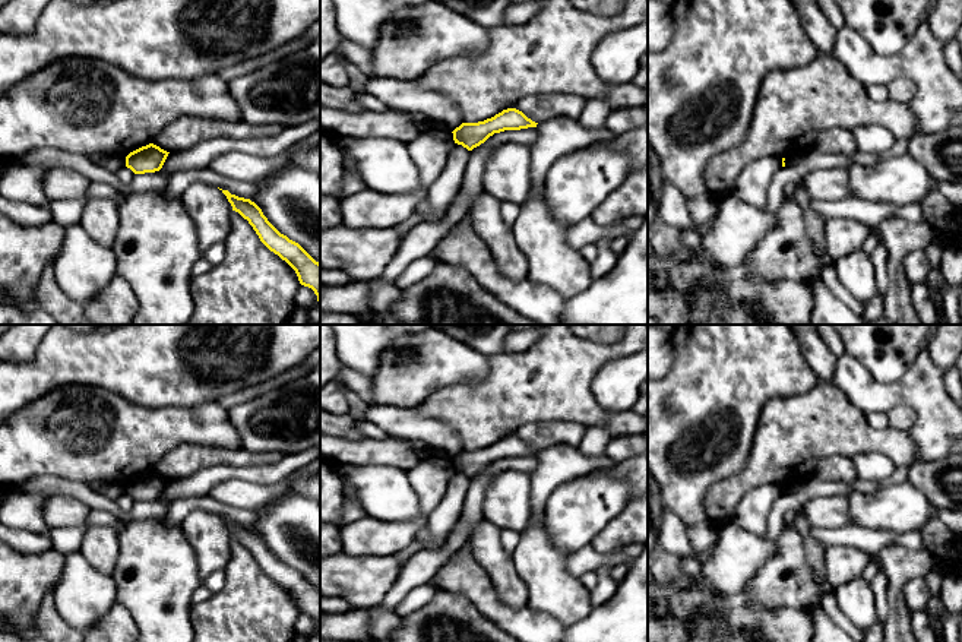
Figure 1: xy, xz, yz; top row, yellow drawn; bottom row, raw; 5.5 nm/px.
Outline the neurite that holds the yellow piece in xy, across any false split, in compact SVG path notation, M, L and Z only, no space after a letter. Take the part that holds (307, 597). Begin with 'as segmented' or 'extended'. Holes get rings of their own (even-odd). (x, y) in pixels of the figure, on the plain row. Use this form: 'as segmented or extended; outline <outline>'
as segmented; outline M222 518L232 538L238 540L253 554L260 569L297 601L301 613L308 614L320 627L320 591L316 589L298 570L281 562L263 543L262 537L250 526Z

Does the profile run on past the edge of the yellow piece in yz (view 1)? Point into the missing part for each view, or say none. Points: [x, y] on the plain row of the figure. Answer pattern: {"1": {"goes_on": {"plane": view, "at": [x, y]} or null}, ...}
{"1": {"goes_on": null}}

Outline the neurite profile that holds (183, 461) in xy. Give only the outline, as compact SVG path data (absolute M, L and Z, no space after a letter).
M180 445L165 453L154 467L154 472L167 480L187 478L200 469L230 465L230 467L256 467L275 464L282 458L279 452L247 452L241 449L212 447L209 445Z

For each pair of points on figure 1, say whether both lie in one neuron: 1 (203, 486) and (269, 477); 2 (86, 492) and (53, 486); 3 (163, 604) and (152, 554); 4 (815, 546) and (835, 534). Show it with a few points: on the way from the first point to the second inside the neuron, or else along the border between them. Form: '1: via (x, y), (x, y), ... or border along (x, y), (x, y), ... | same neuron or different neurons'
1: via (220, 473), (253, 474) | same neuron
2: via (78, 490), (62, 487) | same neuron
3: via (157, 593), (155, 566) | same neuron
4: border along (812, 527), (812, 534), (825, 547) | different neurons

